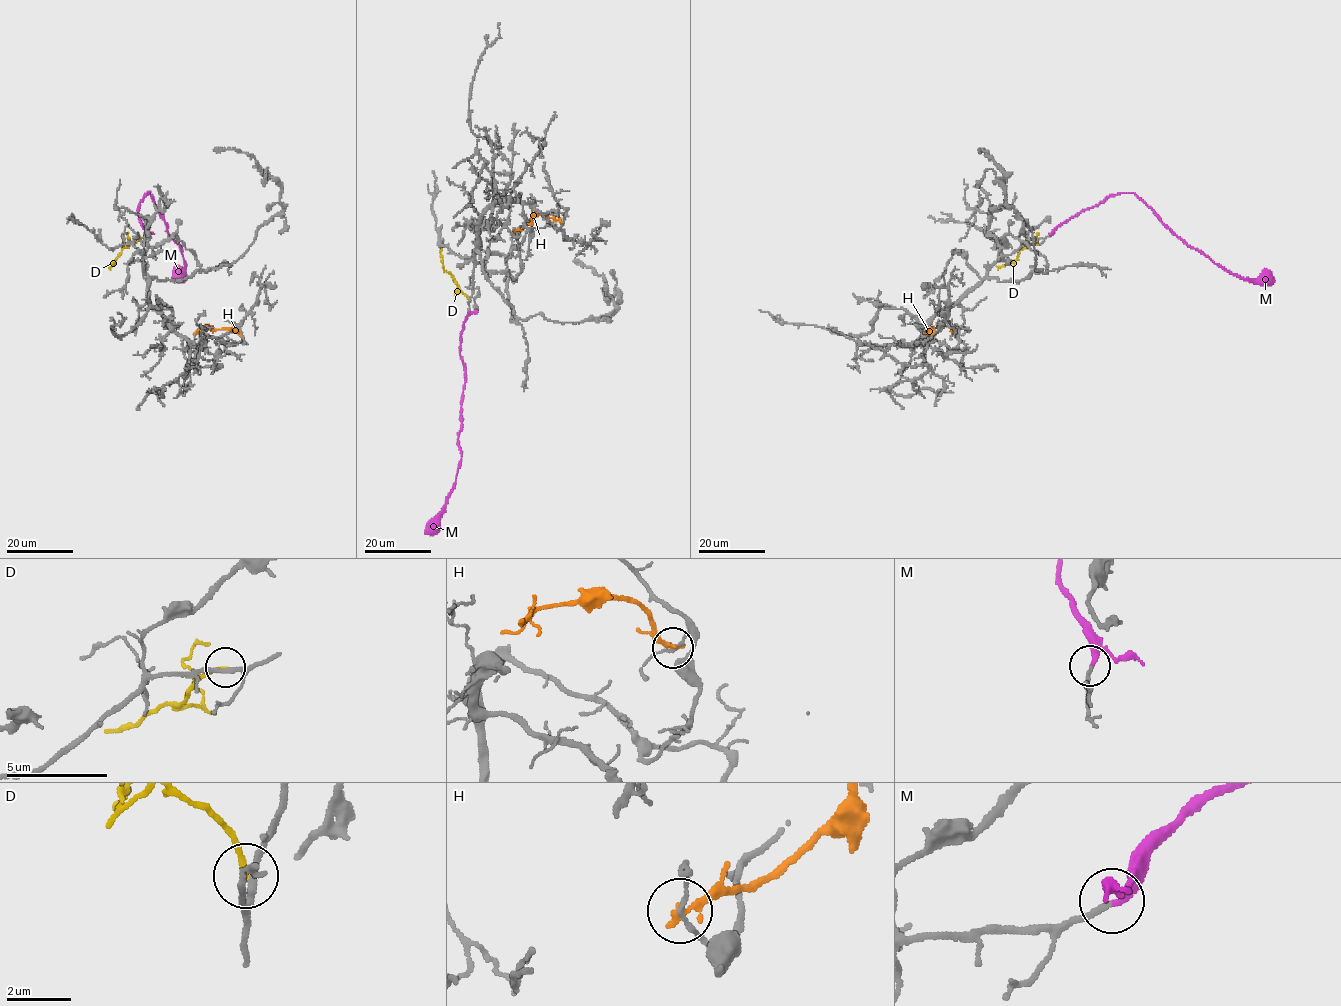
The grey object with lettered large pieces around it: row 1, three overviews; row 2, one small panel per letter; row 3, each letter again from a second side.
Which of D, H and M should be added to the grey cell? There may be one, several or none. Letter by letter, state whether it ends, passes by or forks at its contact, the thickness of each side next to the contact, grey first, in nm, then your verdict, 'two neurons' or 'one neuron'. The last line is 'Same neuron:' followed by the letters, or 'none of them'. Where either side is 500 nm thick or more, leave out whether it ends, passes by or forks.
D: it ends there; 180 nm thick on the grey side, 160 nm on the other; two neurons
H: it ends there; 120 nm thick on the grey side, 260 nm on the other; two neurons
M: it ends there; 170 nm thick on the grey side, 240 nm on the other; one neuron
Same neuron: M

